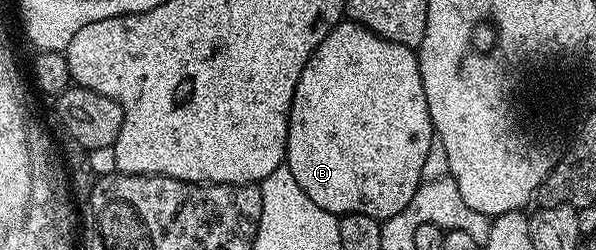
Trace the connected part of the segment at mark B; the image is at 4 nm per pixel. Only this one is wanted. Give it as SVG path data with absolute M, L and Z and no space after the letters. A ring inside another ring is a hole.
M344 19L338 25L332 27L329 35L321 39L317 51L305 63L305 71L301 71L301 79L297 79L297 87L293 91L293 103L289 111L289 131L287 132L287 159L285 167L293 171L293 179L301 186L301 191L317 203L325 211L336 215L345 213L360 213L376 217L380 223L389 220L397 211L405 211L409 207L409 199L418 191L424 180L421 175L421 167L424 166L425 155L429 152L429 145L435 138L435 128L429 115L429 103L425 99L425 83L421 83L421 71L419 70L419 58L416 50L409 45L398 45L373 31L369 31L364 25L359 25L350 19Z

